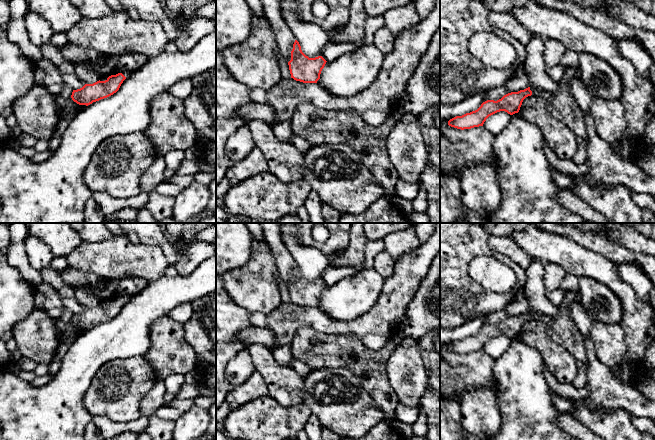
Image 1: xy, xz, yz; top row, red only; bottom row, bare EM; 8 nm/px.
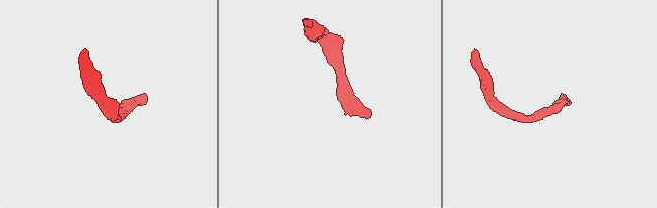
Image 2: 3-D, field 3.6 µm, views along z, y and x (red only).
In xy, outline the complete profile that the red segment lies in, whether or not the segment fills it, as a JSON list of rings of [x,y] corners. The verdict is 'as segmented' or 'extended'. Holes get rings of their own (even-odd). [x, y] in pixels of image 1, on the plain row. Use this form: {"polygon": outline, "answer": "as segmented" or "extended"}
{"polygon": [[[115,293],[105,305],[85,308],[82,312],[73,314],[71,322],[79,329],[90,329],[93,326],[107,322],[116,317],[123,305],[131,296]]], "answer": "extended"}

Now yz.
{"polygon": [[[579,290],[567,291],[562,304],[558,307],[556,317],[530,310],[518,316],[508,317],[497,325],[487,324],[477,334],[450,343],[448,349],[461,354],[483,350],[486,343],[497,336],[505,335],[510,339],[518,337],[523,324],[533,319],[543,323],[550,337],[557,344],[566,348],[576,360],[578,373],[571,384],[578,389],[586,387],[588,384],[588,357],[584,336],[569,314],[570,306],[578,302],[580,302]]], "answer": "extended"}

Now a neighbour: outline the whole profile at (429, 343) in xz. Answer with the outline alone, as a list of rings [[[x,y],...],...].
[[[435,327],[419,340],[421,357],[429,378],[429,388],[440,399],[440,327]]]

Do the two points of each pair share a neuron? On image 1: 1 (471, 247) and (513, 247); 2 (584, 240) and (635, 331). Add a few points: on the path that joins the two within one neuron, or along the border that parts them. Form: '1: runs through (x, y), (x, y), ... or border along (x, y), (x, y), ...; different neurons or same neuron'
1: border along (489, 234), (488, 244), (511, 260); different neurons
2: border along (569, 237), (578, 244), (598, 252), (610, 260); different neurons

